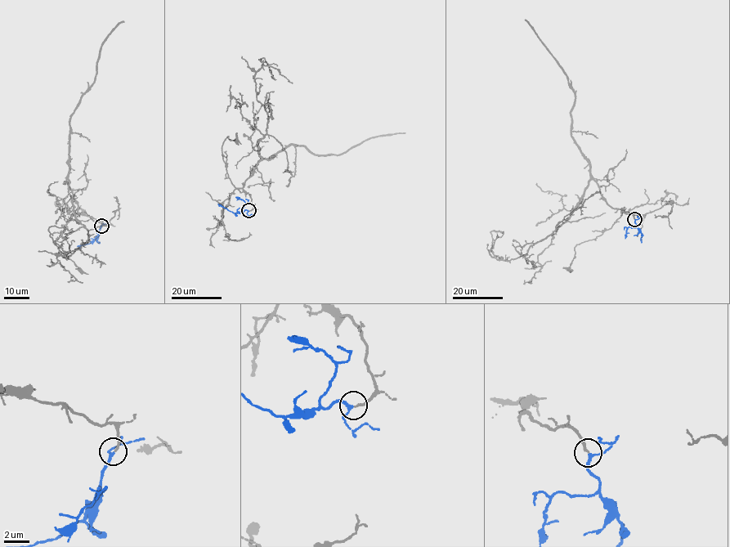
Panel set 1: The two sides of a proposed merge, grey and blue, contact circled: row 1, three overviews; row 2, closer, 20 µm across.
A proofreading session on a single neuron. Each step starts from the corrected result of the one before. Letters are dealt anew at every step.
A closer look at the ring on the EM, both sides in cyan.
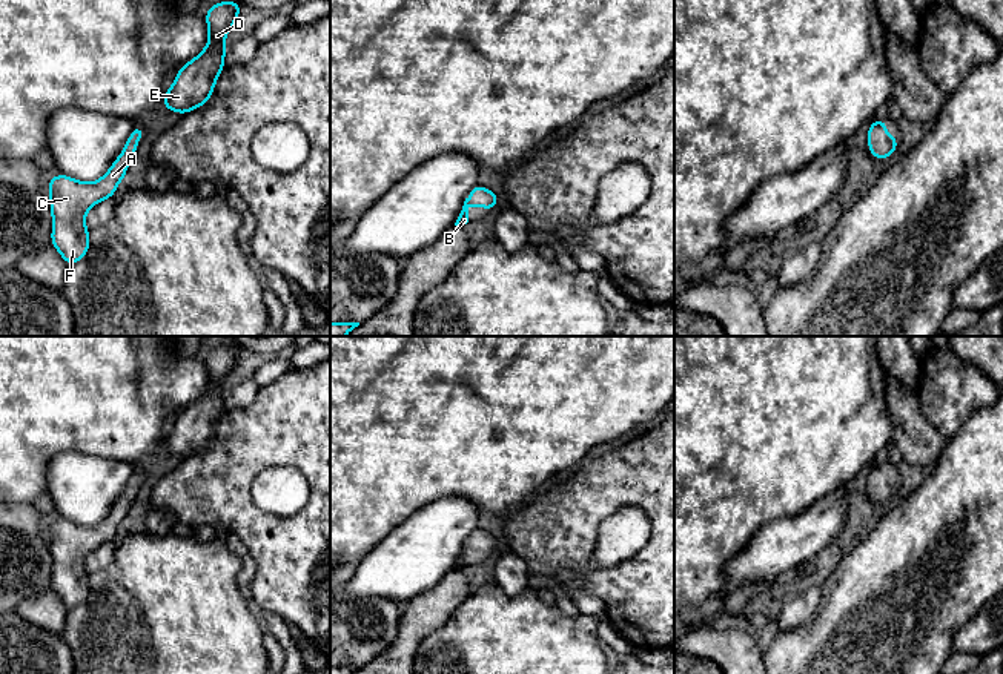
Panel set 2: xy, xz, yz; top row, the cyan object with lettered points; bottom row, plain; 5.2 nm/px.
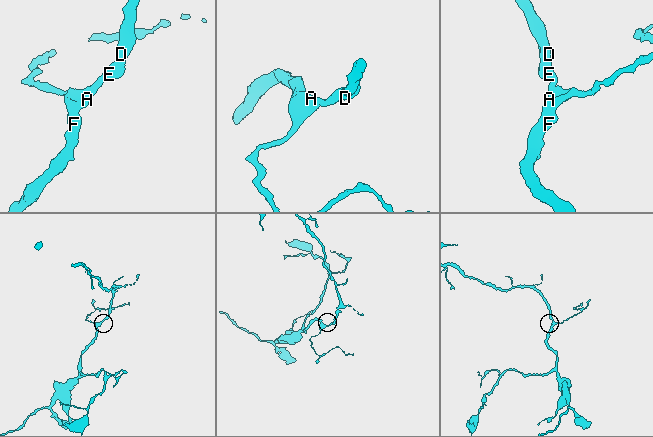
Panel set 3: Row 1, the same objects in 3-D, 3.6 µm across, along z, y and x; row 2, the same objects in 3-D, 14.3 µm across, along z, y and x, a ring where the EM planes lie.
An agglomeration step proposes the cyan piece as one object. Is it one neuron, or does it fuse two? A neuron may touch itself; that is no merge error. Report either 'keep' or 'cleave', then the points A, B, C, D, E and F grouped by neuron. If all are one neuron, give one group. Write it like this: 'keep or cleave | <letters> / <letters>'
keep | A B C D E F

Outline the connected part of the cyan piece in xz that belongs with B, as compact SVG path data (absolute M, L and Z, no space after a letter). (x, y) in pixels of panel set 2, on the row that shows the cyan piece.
M476 184L470 195L465 198L462 210L455 223L455 226L464 226L468 223L468 206L479 206L481 209L496 209L501 195L493 193L487 187Z

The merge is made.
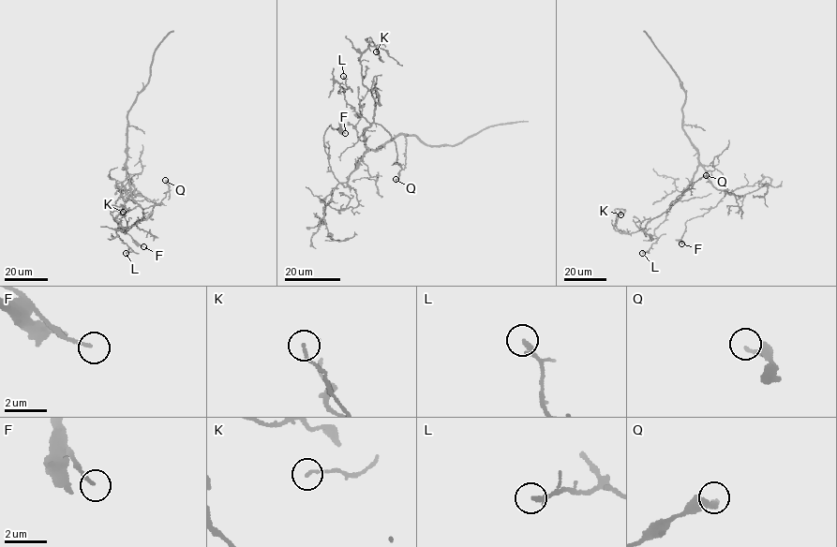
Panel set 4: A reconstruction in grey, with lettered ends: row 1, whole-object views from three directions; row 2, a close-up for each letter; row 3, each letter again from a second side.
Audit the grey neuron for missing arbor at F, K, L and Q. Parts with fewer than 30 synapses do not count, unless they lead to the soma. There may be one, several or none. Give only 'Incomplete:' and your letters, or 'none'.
Incomplete: none

